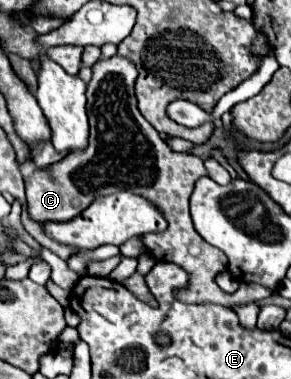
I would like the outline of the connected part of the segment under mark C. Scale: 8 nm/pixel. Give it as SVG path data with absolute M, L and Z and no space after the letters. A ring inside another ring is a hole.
M103 58L93 66L93 78L87 84L91 132L89 144L85 152L71 152L51 170L35 170L29 178L25 178L29 218L39 224L67 222L79 216L95 198L129 190L151 200L169 222L167 230L161 234L143 234L143 244L157 260L173 262L189 274L187 290L176 292L180 301L189 304L213 302L233 308L247 304L249 300L253 302L271 296L269 290L265 290L265 294L251 294L251 298L245 298L245 292L225 294L215 284L215 276L227 268L227 260L219 248L209 246L205 240L201 240L201 236L197 236L197 232L193 232L189 216L189 196L193 192L193 184L201 176L209 174L201 158L173 152L161 140L159 132L153 130L151 124L141 116L135 98L135 78L137 70L129 58Z

